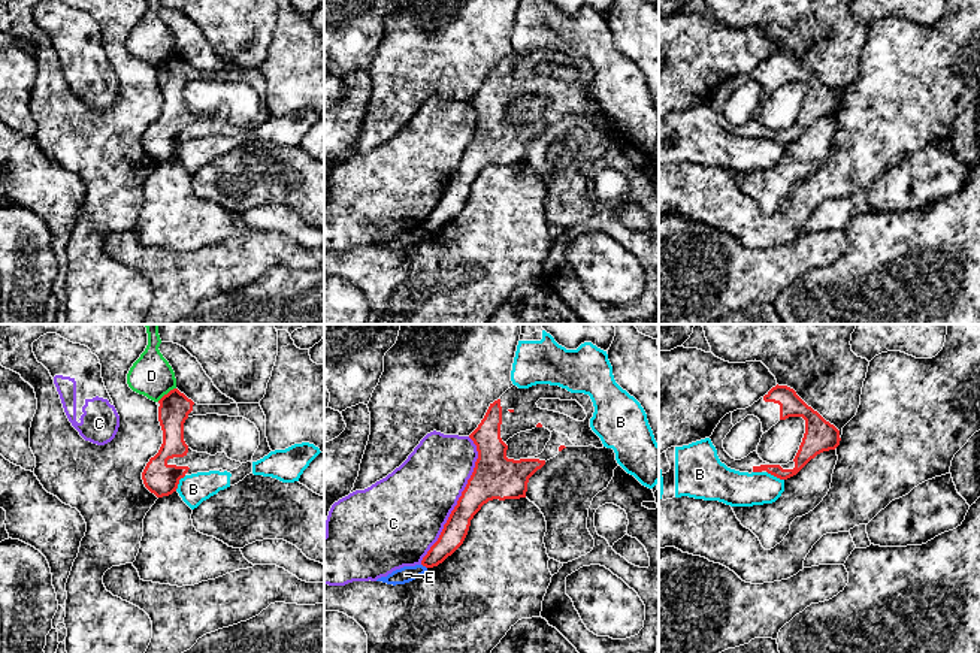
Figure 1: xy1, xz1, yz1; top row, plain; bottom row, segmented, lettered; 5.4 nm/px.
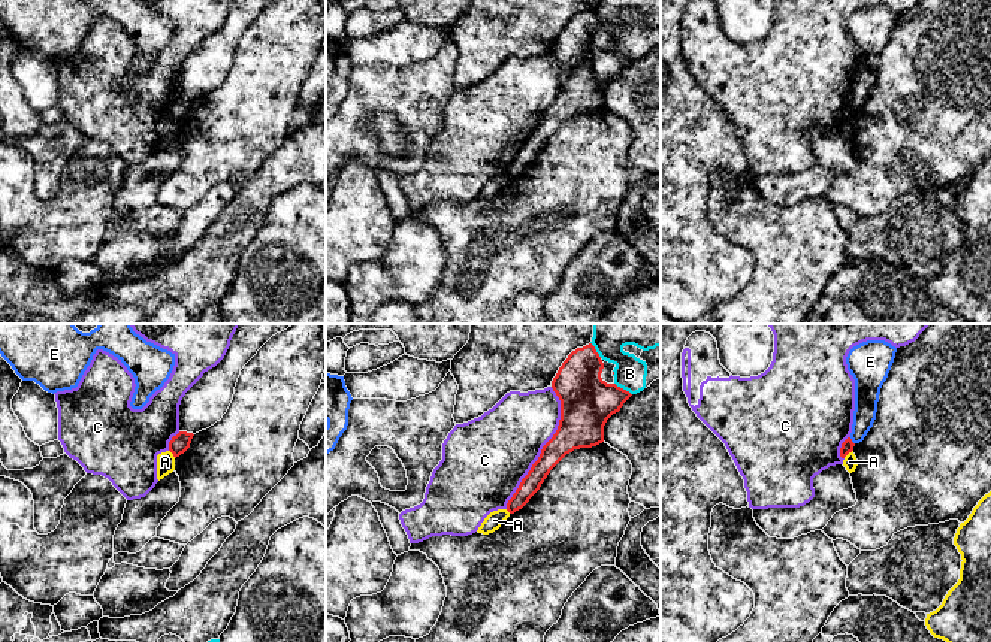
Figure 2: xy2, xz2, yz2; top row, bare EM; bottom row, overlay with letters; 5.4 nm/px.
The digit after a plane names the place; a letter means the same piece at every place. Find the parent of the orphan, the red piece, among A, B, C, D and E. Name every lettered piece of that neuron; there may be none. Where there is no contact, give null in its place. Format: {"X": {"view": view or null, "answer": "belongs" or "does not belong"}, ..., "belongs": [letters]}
{"A": {"view": "yz2", "answer": "does not belong"}, "B": {"view": "xy1", "answer": "does not belong"}, "C": {"view": "xz1", "answer": "does not belong"}, "D": {"view": "xy1", "answer": "does not belong"}, "E": {"view": "yz2", "answer": "does not belong"}, "belongs": []}

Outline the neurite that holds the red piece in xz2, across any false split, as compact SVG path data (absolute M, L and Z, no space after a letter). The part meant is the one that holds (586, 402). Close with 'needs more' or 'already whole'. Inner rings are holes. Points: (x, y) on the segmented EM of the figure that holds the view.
M592 343L577 348L562 363L552 381L552 388L561 400L558 430L508 500L510 514L529 502L566 454L604 442L607 420L632 396L614 384L614 367L616 364L599 357Z; needs more

